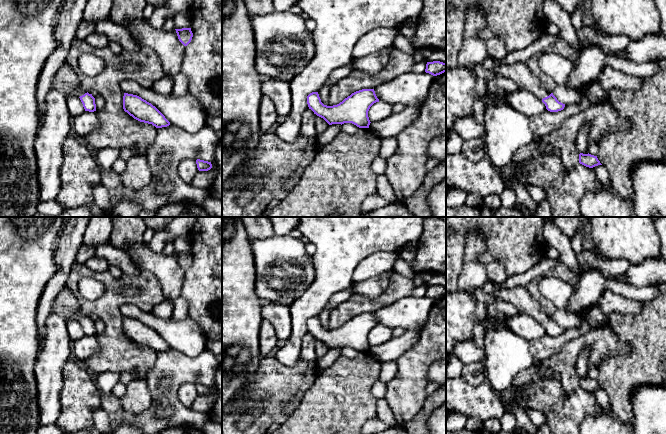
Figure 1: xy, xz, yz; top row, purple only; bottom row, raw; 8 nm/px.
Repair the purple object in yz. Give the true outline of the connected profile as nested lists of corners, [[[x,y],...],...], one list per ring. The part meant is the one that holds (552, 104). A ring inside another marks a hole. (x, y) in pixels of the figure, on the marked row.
[[[526,61],[497,64],[494,72],[514,80],[520,89],[528,90],[536,95],[542,100],[548,111],[558,112],[564,109],[565,104],[559,102],[553,93],[545,89],[538,77],[529,69]]]

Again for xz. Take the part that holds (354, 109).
[[[362,89],[352,93],[337,105],[327,106],[321,102],[318,92],[312,92],[307,96],[307,104],[314,114],[323,118],[329,125],[332,124],[344,124],[352,123],[359,128],[369,128],[370,120],[368,117],[368,111],[370,107],[379,102],[374,89]]]

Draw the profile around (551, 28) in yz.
[[[552,22],[546,23],[545,32],[547,32],[548,34],[554,35],[554,36],[560,36],[560,31],[558,27]]]

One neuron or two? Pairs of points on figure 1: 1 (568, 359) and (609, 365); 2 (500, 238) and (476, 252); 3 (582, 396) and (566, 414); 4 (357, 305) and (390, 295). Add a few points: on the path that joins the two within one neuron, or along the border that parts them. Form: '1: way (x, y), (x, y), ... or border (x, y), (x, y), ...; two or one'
1: border (609, 354), (597, 366); two
2: border (471, 229), (484, 237), (485, 265); two
3: way (580, 400), (570, 410); one
4: way (365, 305), (375, 305), (382, 301); one

